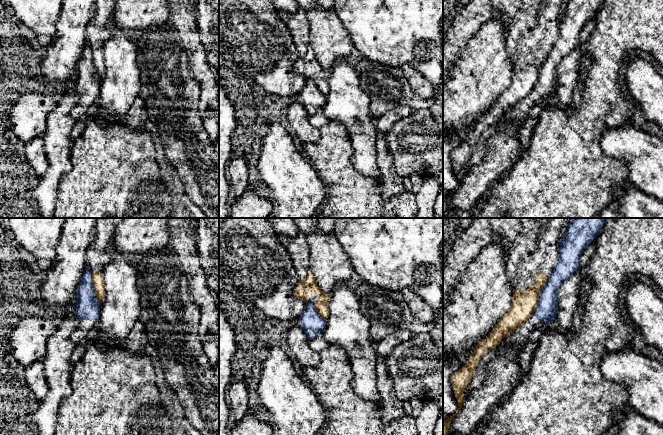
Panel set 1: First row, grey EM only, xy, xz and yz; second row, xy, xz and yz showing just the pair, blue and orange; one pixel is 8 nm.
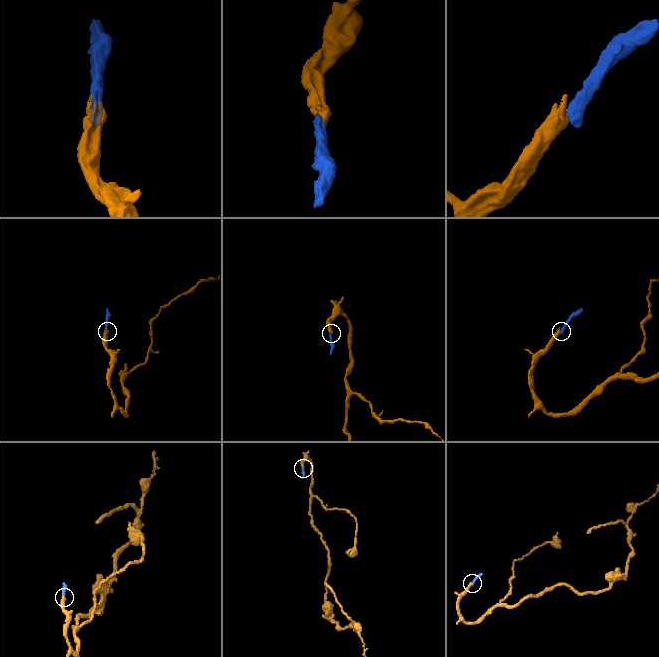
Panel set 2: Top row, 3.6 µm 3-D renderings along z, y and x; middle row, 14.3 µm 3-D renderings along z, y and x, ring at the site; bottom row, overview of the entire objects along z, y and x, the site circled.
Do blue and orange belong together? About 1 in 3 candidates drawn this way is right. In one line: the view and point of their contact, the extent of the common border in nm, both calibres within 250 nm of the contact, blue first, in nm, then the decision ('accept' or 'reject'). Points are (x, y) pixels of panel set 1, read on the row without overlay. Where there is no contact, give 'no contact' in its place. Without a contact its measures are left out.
contact yz (539, 71); length 340 nm; calibres 170 and 190 nm; reject

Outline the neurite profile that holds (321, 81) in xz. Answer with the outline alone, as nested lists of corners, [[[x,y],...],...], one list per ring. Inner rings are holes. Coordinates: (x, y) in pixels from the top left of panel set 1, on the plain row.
[[[309,46],[307,53],[299,57],[294,63],[293,71],[305,78],[313,79],[317,88],[323,95],[329,93],[328,80],[331,76],[330,70],[325,70],[317,61],[313,49]]]

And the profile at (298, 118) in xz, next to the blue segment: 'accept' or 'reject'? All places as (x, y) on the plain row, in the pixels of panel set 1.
reject

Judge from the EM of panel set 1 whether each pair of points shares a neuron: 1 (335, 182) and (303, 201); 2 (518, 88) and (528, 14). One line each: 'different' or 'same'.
1: different
2: same

